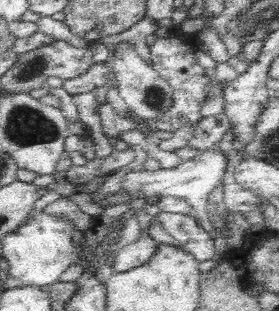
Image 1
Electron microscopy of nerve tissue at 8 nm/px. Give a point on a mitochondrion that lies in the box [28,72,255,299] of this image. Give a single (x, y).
(154, 97)

